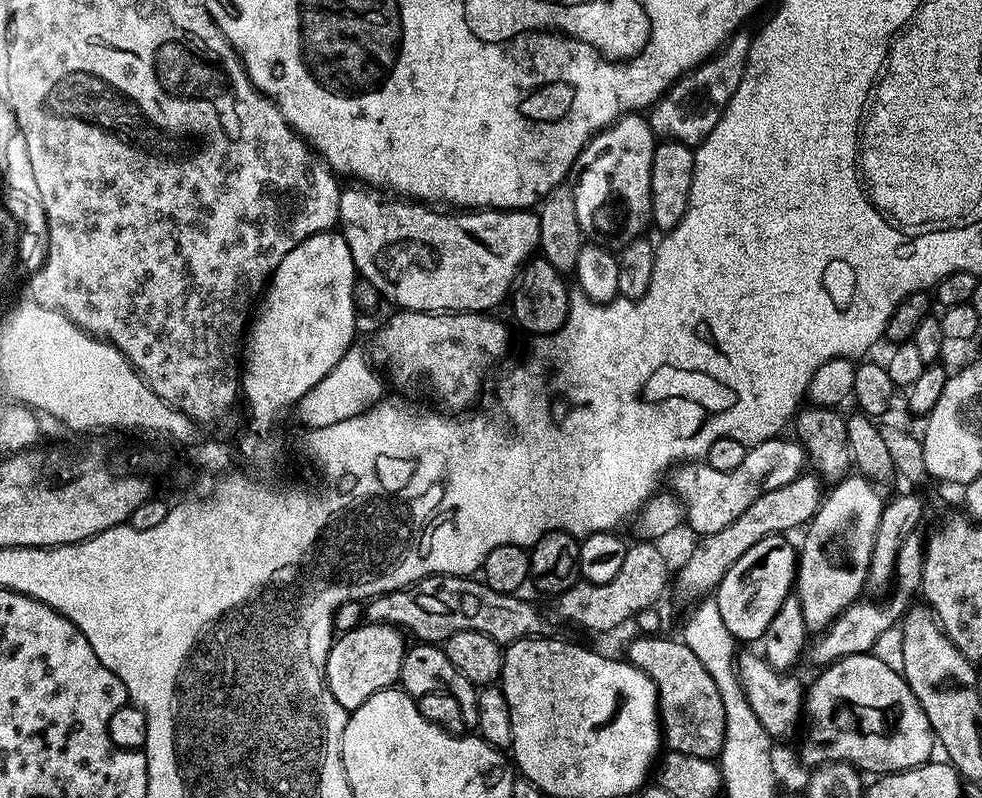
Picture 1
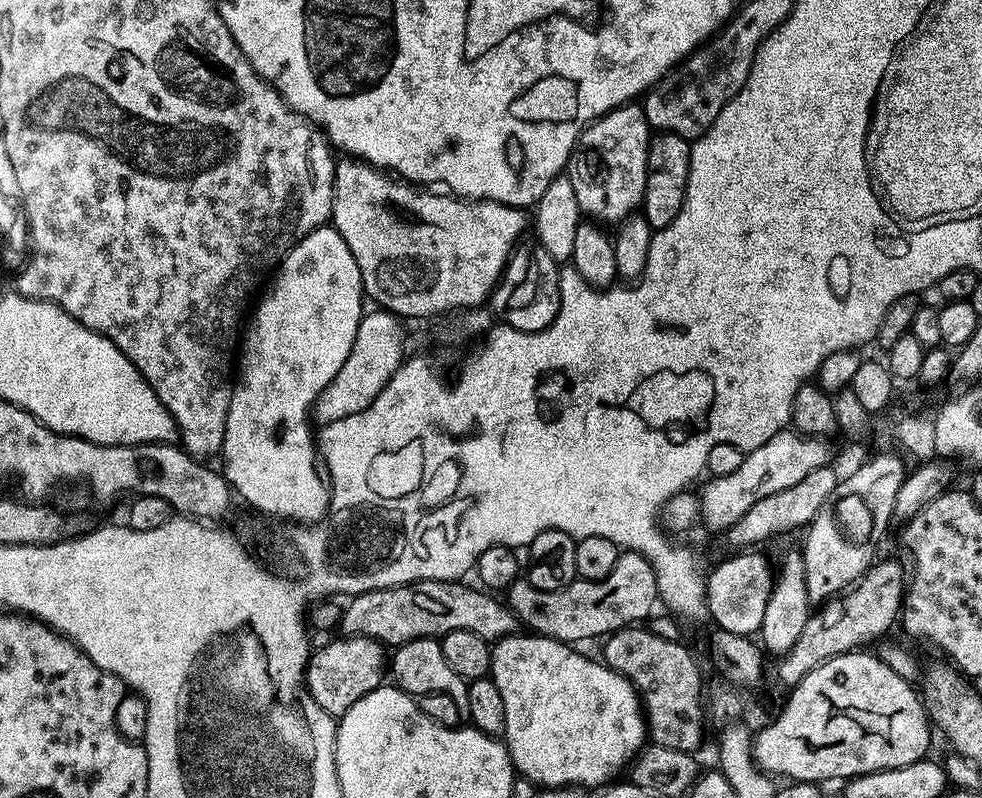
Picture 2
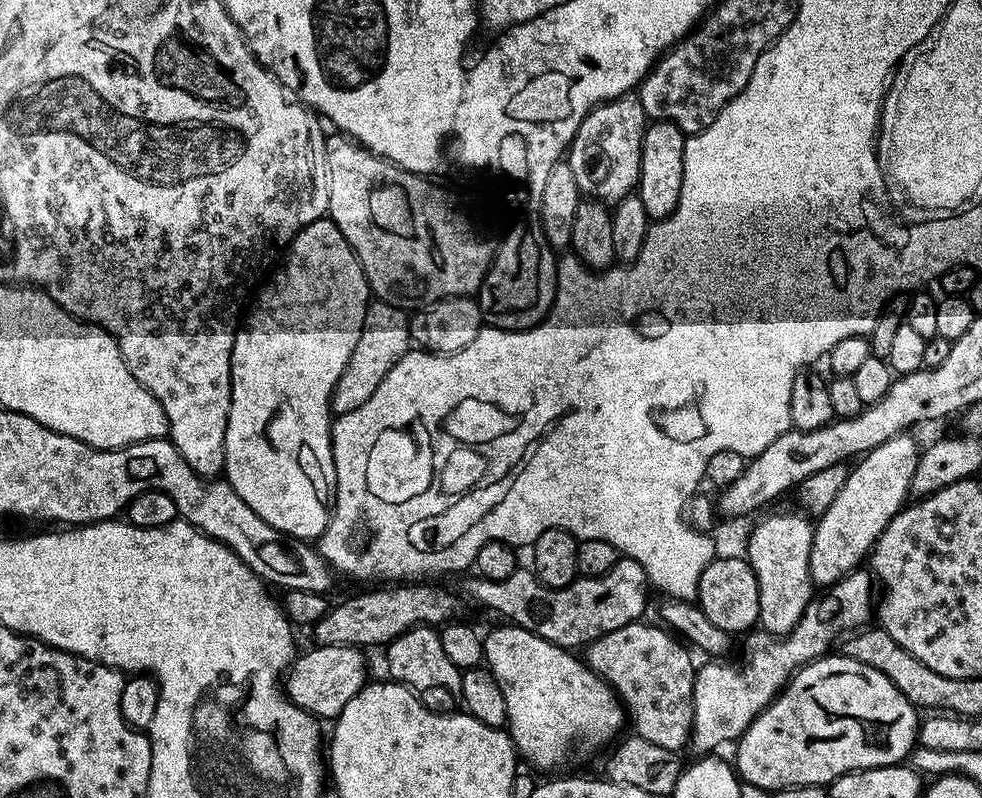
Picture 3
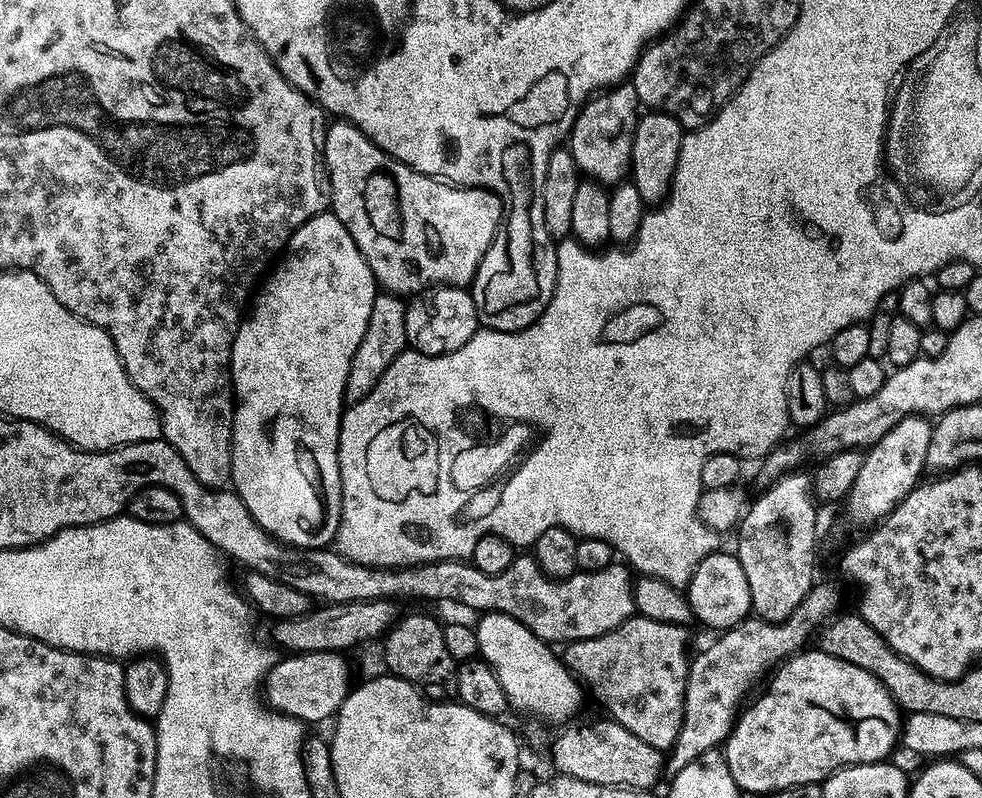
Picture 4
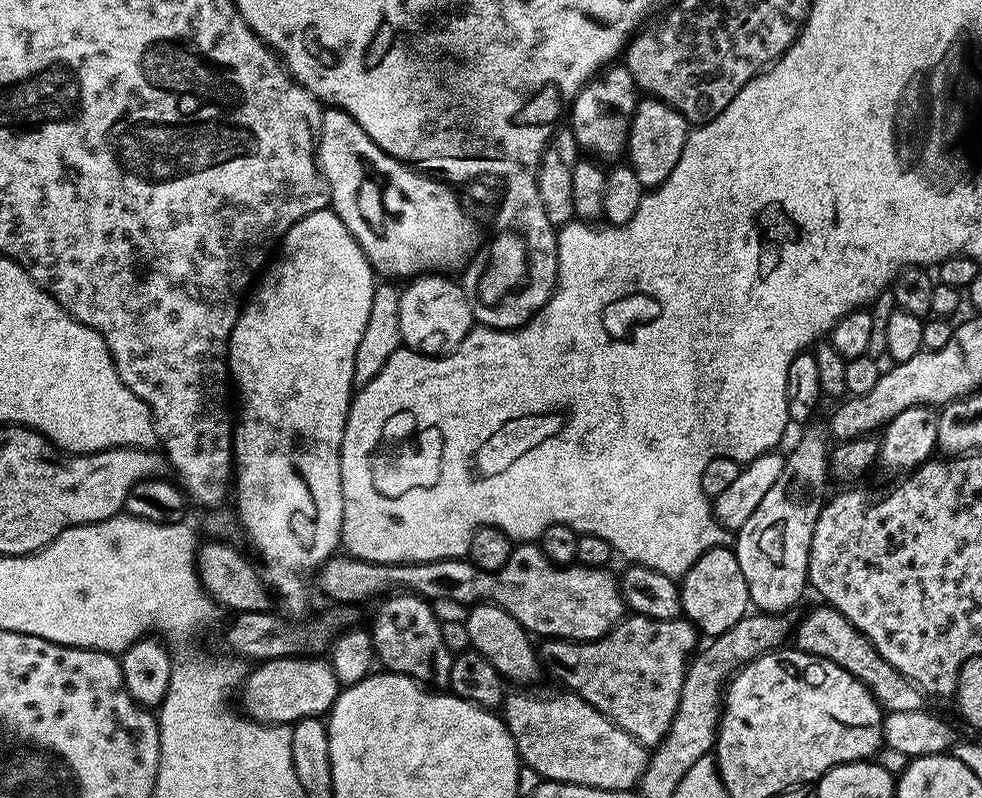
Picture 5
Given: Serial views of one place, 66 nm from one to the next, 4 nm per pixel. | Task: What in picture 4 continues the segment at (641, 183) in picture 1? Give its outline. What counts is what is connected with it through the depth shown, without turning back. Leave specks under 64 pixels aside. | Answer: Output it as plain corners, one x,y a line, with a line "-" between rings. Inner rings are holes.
621,82
599,94
593,95
588,103
580,109
570,133
570,150
574,154
574,162
581,173
589,180
597,180
605,186
615,186
629,175
632,163
632,147
636,124
642,115
642,105
638,98
638,90
634,90
631,82

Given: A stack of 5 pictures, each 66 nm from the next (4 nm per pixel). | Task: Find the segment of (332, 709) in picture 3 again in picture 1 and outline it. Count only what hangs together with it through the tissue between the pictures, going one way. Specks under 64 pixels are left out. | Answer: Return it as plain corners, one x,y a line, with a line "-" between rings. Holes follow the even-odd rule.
361,622
356,628
337,635
332,641
332,649
325,660
324,680
330,694
345,710
362,706
366,697
372,696
383,688
393,687
397,683
404,653
406,636
394,624
374,624

